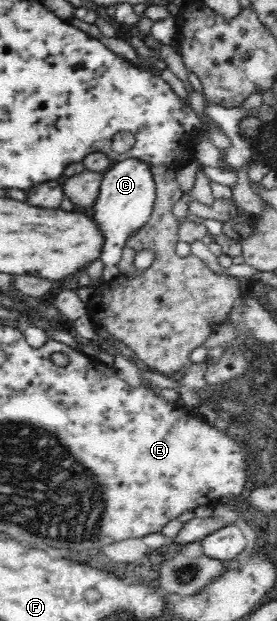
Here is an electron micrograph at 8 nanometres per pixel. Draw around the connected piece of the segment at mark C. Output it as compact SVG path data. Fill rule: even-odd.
M129 159L114 162L112 168L102 174L99 196L90 208L94 210L92 220L95 220L105 237L100 258L104 264L102 278L105 281L119 277L117 264L123 256L123 248L128 238L135 236L151 217L153 202L155 202L155 182L151 168L152 166L141 160Z

